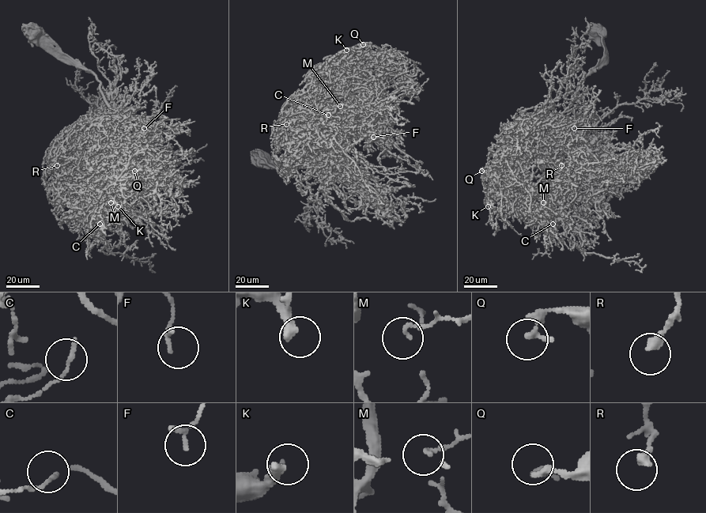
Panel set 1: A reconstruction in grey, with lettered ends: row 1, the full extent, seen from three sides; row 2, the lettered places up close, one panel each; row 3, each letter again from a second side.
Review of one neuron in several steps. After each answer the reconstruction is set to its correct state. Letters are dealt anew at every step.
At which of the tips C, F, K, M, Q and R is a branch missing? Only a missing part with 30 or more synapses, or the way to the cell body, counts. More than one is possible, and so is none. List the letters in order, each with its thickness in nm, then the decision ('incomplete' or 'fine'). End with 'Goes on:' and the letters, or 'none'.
C: 160 nm thick; fine
F: 140 nm thick; fine
K: 360 nm thick; incomplete
M: 100 nm thick; fine
Q: 260 nm thick; fine
R: 320 nm thick; fine
Goes on: K

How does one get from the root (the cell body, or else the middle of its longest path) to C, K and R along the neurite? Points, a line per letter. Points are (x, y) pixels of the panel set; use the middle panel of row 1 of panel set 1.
C: (263, 158), (288, 167), (308, 160), (340, 127), (337, 103), (330, 108), (330, 122), (324, 120), (328, 115)
K: (263, 158), (296, 167), (329, 143), (341, 123), (338, 90), (345, 65), (338, 58), (346, 50)
R: (263, 158), (296, 167), (319, 153), (337, 133), (342, 134), (327, 145), (327, 135), (315, 126), (286, 124)

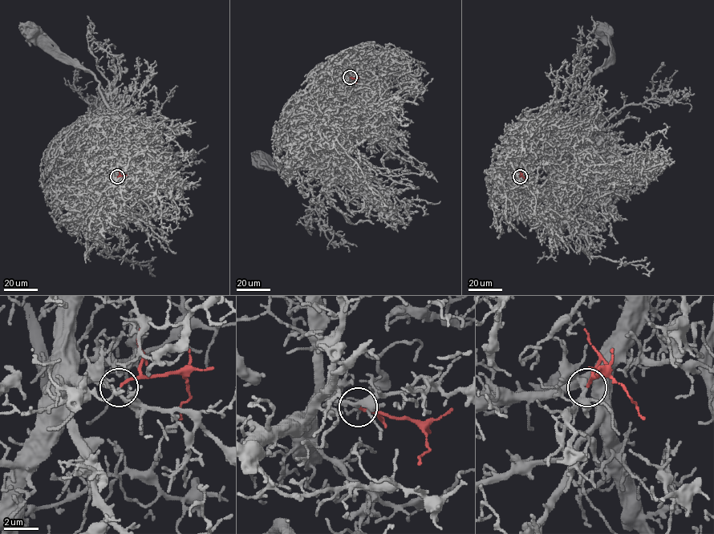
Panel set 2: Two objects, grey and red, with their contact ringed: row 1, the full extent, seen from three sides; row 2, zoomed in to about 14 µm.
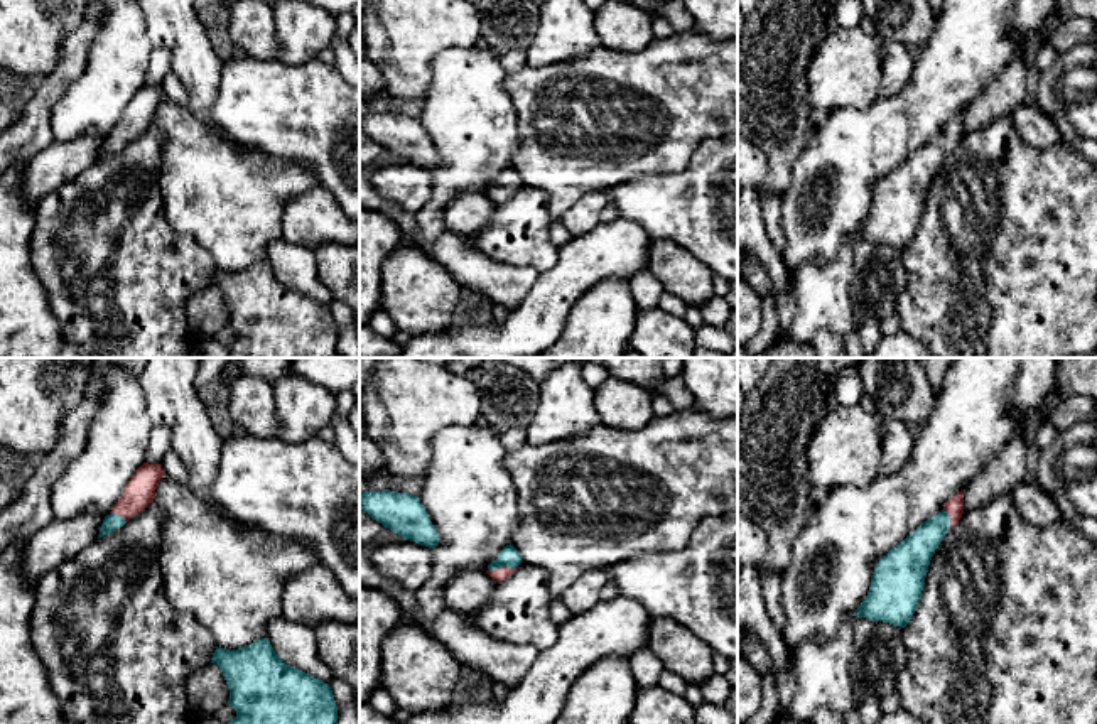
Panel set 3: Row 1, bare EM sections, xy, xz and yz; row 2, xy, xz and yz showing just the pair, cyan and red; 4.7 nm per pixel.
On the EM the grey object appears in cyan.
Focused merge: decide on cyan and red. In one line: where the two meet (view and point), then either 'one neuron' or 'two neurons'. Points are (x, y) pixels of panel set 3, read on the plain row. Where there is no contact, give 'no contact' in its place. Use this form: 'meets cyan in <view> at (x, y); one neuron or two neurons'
meets cyan in xz at (502, 188); one neuron

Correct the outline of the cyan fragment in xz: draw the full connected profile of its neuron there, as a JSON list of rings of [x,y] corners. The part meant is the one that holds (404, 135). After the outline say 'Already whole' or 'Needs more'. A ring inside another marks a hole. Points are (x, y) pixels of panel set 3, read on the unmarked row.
[[[365,113],[359,116],[359,130],[385,150],[403,162],[435,170],[439,157],[420,122],[398,113]]]. Already whole

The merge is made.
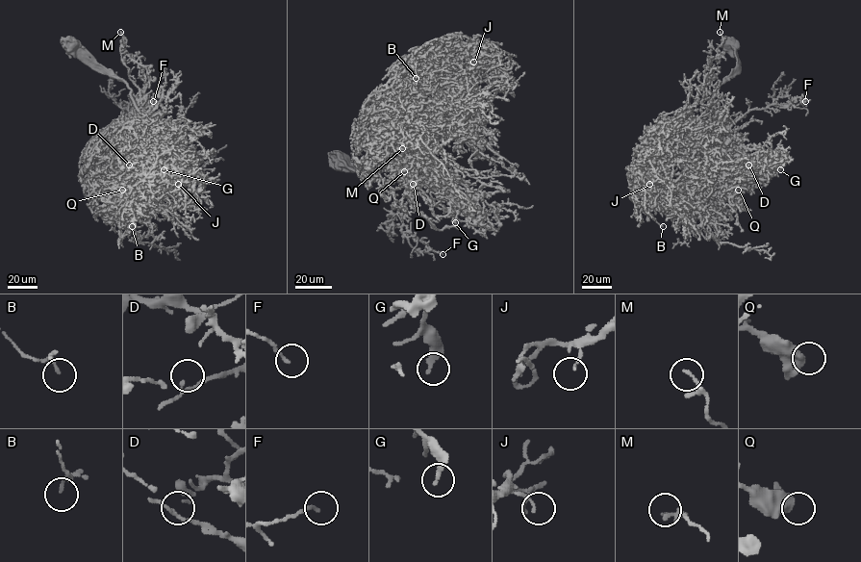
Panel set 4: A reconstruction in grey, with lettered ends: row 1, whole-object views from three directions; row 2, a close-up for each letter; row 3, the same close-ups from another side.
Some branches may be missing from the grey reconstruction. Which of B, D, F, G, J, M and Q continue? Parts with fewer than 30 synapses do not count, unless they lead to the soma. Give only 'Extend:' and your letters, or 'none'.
Extend: none

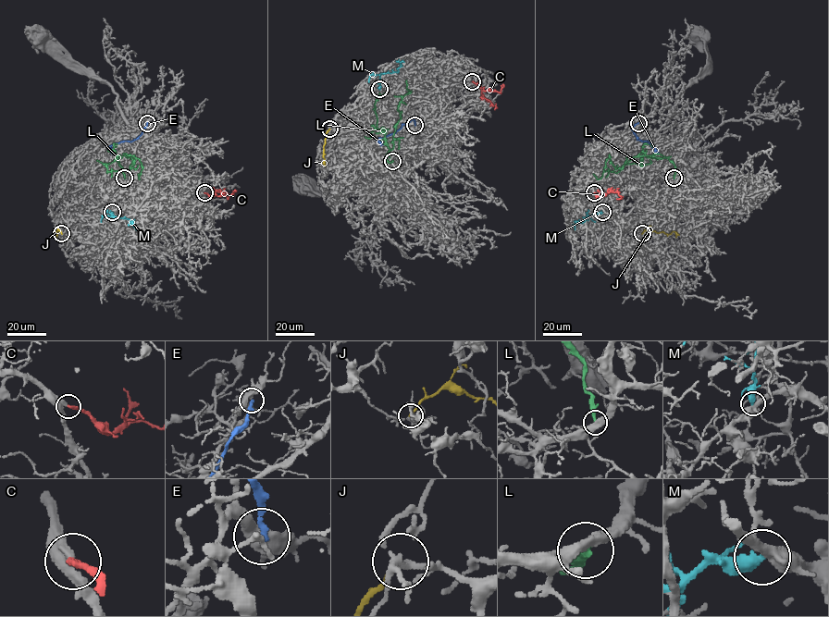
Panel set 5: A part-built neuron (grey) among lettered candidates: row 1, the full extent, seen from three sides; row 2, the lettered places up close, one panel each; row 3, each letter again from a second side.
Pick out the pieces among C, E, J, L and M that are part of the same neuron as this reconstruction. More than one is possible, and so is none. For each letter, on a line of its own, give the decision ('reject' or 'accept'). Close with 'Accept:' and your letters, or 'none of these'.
C: accept
E: reject
J: reject
L: reject
M: reject
Accept: C

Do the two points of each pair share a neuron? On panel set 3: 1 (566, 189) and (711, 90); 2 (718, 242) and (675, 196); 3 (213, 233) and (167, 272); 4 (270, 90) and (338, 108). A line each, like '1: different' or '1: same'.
1: same
2: same
3: different
4: same

